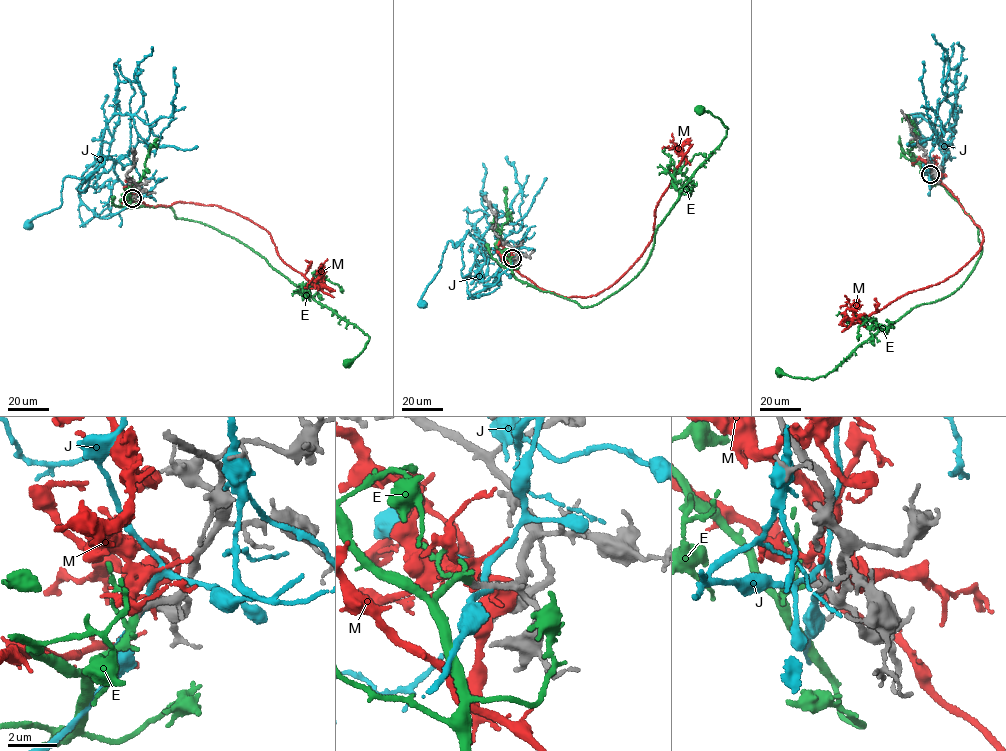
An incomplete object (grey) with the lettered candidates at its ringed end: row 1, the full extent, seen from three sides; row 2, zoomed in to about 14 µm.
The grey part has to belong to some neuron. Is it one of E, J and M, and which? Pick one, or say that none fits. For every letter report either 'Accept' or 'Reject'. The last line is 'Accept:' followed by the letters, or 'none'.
E: Accept
J: Reject
M: Reject
Accept: E

